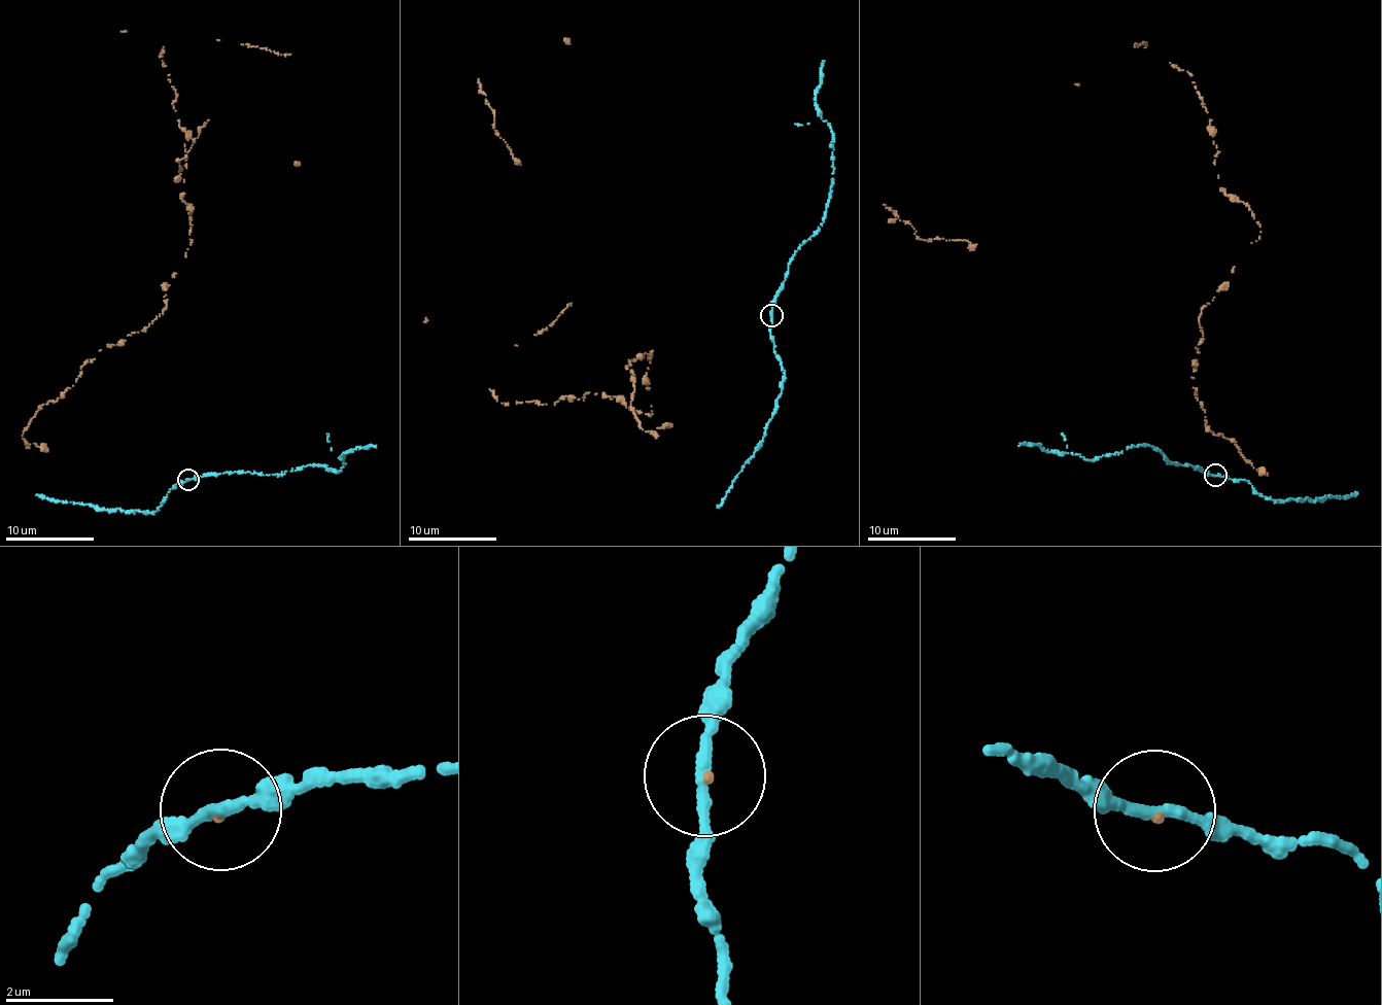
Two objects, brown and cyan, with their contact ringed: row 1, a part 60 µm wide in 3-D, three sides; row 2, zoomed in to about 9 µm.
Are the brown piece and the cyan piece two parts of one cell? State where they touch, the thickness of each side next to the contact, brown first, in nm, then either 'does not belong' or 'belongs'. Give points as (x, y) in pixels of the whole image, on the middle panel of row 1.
at (771, 315); 70 nm thick on the brown side, 200 nm on the other; belongs

